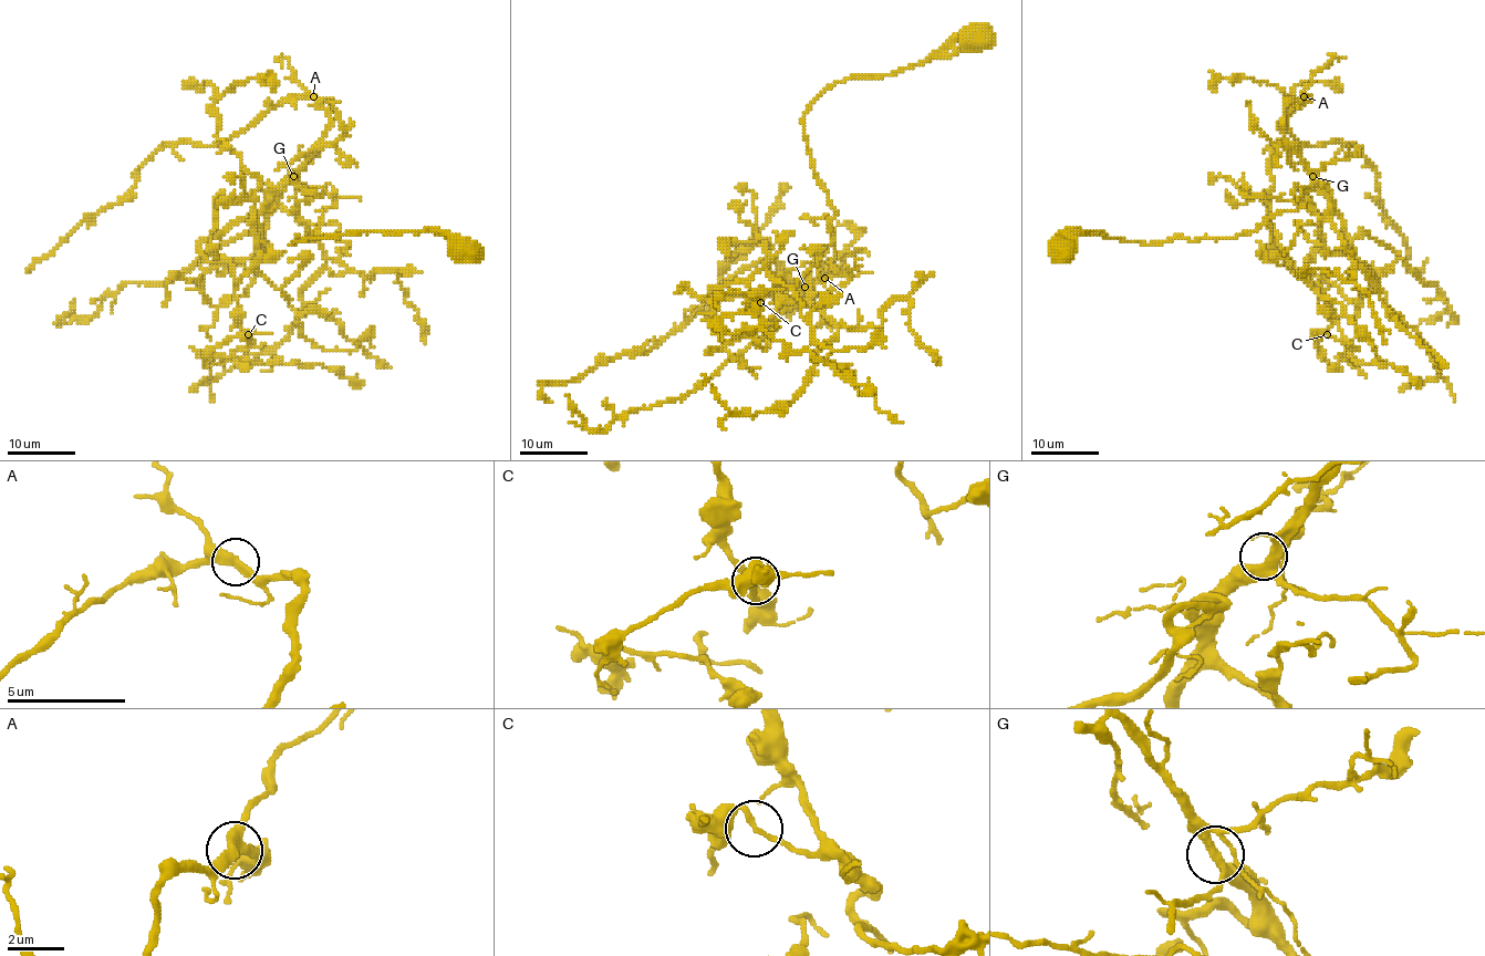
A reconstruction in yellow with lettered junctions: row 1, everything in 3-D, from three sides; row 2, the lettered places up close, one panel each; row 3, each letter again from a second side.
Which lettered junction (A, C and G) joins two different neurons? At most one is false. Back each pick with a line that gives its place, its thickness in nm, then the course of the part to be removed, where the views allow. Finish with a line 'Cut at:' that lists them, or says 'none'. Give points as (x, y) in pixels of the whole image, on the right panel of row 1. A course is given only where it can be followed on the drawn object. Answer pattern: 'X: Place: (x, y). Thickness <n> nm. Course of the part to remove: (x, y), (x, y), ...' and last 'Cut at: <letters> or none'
Cut at: none

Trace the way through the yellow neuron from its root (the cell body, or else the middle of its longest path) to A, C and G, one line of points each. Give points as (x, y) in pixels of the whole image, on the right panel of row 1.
A: (1062, 243), (1079, 232), (1143, 243), (1232, 239), (1300, 208), (1314, 176), (1281, 126), (1285, 106), (1304, 96)
C: (1062, 243), (1232, 239), (1300, 208), (1316, 180), (1322, 246), (1306, 273), (1342, 340), (1328, 334)
G: (1062, 243), (1079, 232), (1143, 243), (1176, 237), (1232, 239), (1276, 214), (1300, 208), (1301, 188), (1312, 176)

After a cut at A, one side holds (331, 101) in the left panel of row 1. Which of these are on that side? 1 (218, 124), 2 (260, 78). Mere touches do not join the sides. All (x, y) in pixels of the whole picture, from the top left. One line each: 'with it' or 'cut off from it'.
1: with it
2: with it

